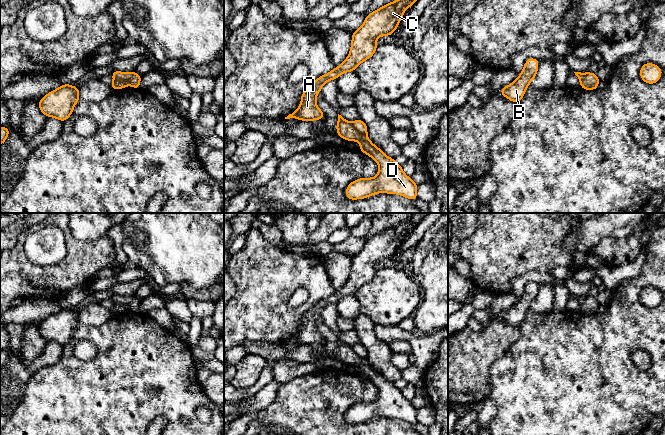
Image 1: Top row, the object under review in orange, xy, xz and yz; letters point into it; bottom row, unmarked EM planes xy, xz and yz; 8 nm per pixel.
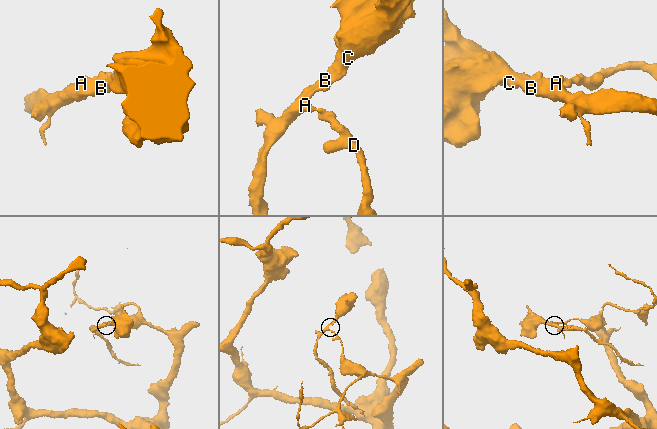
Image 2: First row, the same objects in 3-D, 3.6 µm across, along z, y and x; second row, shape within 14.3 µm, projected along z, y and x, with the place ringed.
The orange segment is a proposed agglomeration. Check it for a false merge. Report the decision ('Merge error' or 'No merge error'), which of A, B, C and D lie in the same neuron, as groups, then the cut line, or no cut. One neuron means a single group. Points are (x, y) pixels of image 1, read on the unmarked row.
Merge error. Groups: A B C / D. Split along xz (350, 346), (358, 355), (365, 358)

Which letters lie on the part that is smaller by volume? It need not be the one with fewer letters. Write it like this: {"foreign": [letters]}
{"foreign": ["A", "B", "C"]}

